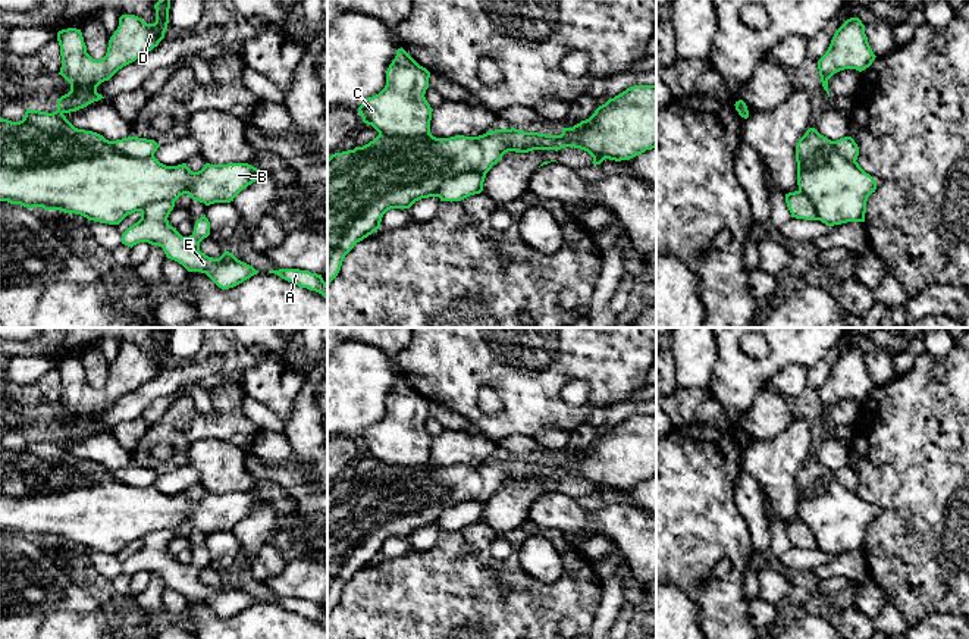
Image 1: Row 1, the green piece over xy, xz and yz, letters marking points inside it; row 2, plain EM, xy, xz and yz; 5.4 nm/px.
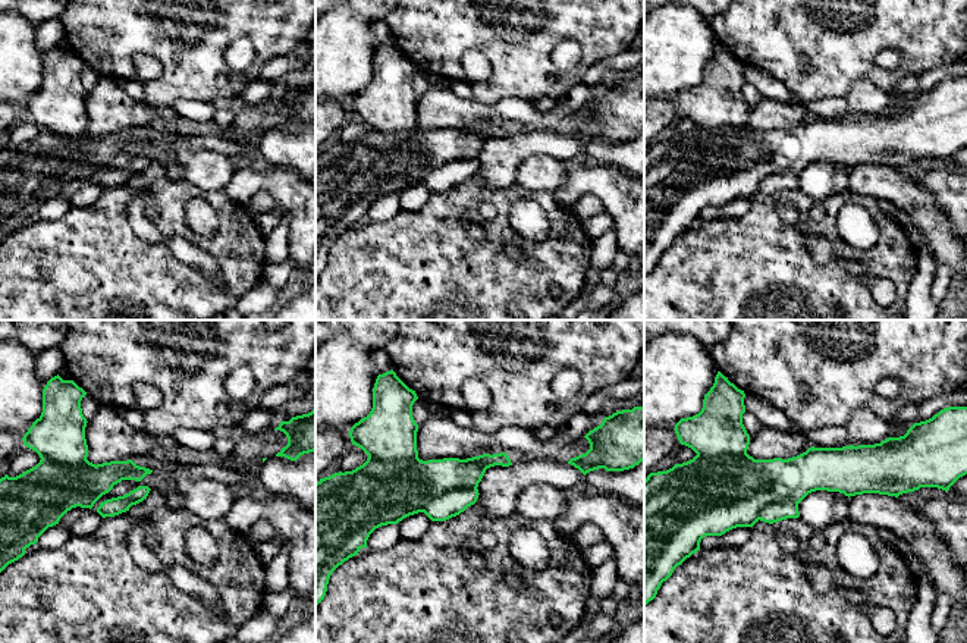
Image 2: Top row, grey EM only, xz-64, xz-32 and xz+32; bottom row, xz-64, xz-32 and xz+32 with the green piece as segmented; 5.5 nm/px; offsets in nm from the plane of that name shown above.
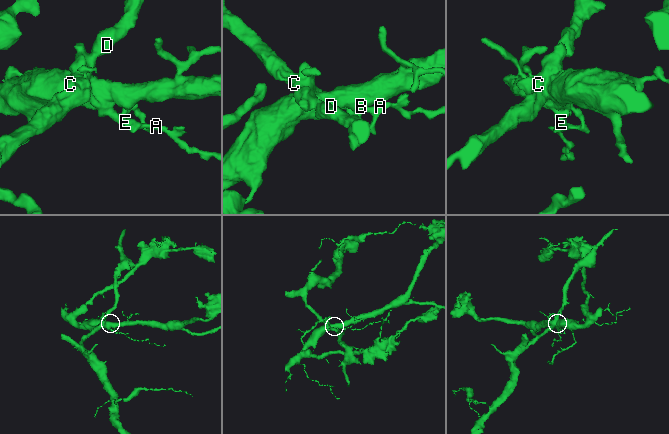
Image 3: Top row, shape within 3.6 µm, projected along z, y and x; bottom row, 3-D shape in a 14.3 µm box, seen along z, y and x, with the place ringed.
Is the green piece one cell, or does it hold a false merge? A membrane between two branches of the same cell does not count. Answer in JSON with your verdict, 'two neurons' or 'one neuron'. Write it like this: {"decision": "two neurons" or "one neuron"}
{"decision": "two neurons"}

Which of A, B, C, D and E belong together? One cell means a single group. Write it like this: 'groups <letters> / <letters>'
groups A C D E / B

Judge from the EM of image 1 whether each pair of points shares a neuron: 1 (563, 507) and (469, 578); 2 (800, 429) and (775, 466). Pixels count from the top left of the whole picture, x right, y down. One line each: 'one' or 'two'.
1: two
2: one

